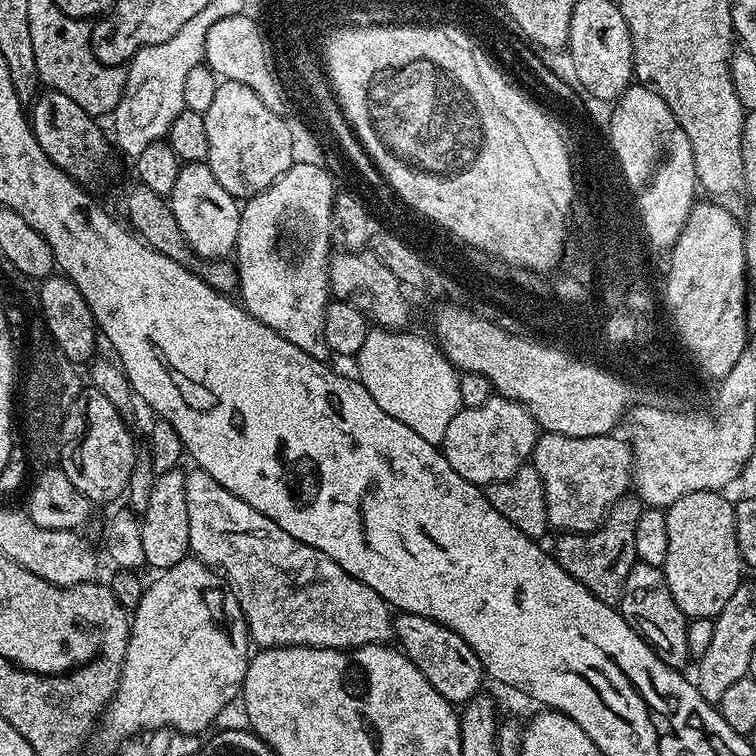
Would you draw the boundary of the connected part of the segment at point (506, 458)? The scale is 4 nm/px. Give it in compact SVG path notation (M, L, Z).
M492 394L483 406L466 406L457 412L446 427L440 449L456 473L484 488L512 477L531 457L539 435L539 425L520 403Z

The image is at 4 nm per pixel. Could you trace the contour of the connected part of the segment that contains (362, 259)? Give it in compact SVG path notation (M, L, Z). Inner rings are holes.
M371 250L337 251L330 260L330 292L335 299L345 300L365 313L373 325L385 329L404 330L409 326L408 312L410 305L401 300L398 281L390 274L390 267L379 260Z

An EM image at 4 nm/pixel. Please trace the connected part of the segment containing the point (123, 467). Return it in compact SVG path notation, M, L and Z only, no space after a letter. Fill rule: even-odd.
M95 390L89 393L82 400L84 437L81 438L76 452L61 451L58 464L64 469L66 478L70 478L70 482L74 482L74 486L78 486L78 490L82 490L88 500L100 505L107 500L116 500L119 496L121 499L125 495L128 479L134 470L138 445L132 437L133 429L122 420L106 395Z

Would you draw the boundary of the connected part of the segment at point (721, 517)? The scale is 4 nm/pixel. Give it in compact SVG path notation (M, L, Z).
M719 491L691 492L667 505L664 577L674 602L678 602L678 610L693 620L712 620L734 598L734 590L742 586L733 505Z

